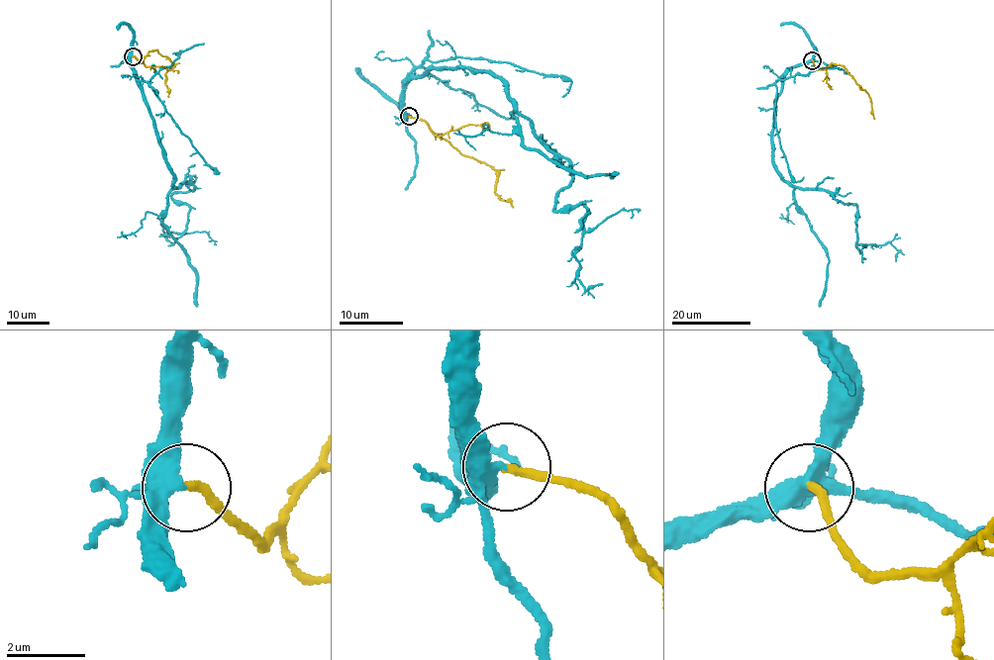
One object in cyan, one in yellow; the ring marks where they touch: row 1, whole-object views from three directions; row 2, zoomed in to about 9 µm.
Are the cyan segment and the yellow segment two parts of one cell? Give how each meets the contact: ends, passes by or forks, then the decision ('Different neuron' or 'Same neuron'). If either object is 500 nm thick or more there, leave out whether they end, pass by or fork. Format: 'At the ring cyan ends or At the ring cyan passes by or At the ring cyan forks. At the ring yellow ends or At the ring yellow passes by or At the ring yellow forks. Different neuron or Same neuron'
At the ring cyan forks. At the ring yellow ends. Same neuron

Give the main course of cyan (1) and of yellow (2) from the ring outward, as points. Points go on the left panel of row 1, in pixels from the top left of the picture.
1: (133, 56), (171, 184), (195, 187), (171, 195), (189, 209), (187, 228), (180, 234), (163, 229), (174, 244)
2: (133, 56), (141, 62), (149, 51), (156, 49), (173, 64), (165, 73), (169, 97)

